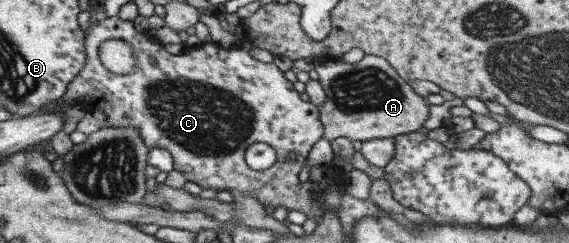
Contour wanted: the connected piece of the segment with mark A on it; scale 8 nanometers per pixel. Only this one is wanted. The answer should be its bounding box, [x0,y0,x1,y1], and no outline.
[313,55,429,142]

